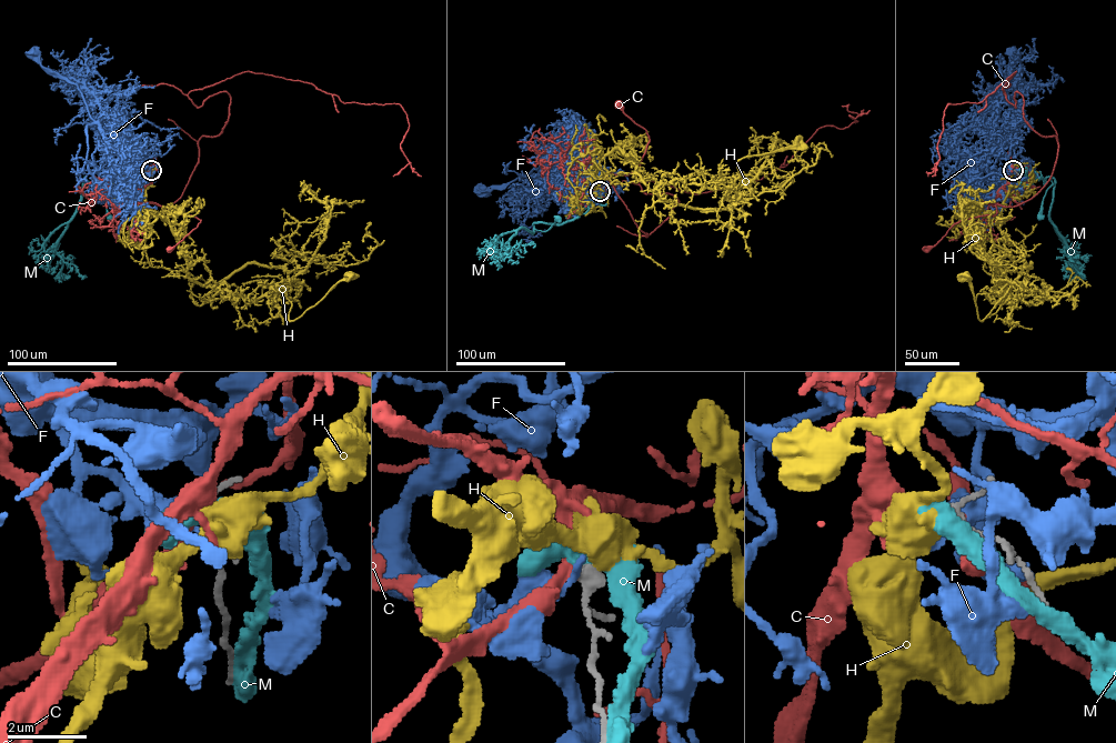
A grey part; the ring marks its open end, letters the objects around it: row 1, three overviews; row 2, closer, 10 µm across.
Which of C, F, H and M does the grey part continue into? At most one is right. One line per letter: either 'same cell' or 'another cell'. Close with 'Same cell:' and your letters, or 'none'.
C: another cell
F: another cell
H: another cell
M: another cell
Same cell: none

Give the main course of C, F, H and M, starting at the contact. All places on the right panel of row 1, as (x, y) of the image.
C: (1014, 170), (1006, 186), (983, 202), (996, 204), (995, 214), (961, 220), (926, 249)
F: (1013, 170), (1009, 162), (994, 154), (993, 123), (978, 120), (996, 84), (1007, 73), (1013, 51)
H: (1013, 170), (1004, 201), (976, 216), (969, 228), (997, 280), (1019, 285), (1031, 267), (981, 321), (966, 274)
M: (1013, 170), (1028, 178), (1042, 178), (1044, 183), (1045, 179), (1051, 178), (1053, 184), (1047, 190), (1038, 216)

